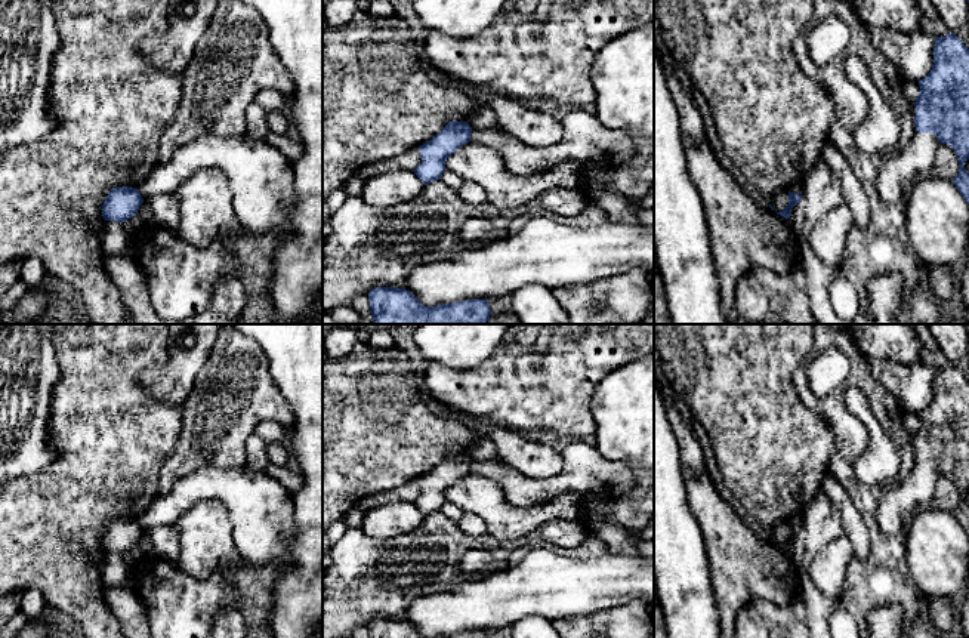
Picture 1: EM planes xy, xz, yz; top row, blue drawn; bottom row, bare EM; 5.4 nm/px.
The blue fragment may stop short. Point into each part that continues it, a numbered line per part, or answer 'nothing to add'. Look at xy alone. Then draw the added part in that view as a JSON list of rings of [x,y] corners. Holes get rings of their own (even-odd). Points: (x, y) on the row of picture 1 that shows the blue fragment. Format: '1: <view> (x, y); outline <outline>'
nothing to add

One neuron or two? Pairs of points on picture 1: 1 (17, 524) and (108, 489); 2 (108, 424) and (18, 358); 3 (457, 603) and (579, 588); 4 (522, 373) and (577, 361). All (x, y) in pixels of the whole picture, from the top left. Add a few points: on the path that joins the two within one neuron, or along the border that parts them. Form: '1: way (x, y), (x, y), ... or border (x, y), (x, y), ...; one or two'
1: way (39, 524), (49, 524), (86, 489); one
2: border (53, 348), (59, 370), (58, 382); two
3: way (487, 603), (494, 603), (522, 589), (549, 588); one
4: way (536, 373), (540, 373), (552, 361), (564, 361); one

